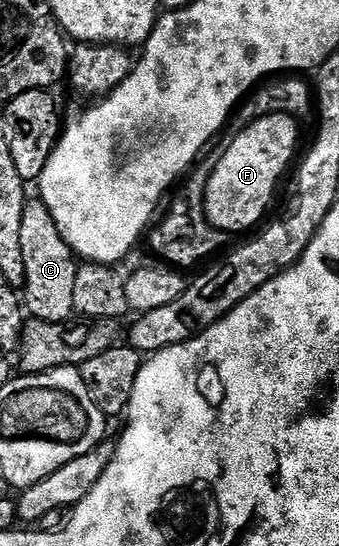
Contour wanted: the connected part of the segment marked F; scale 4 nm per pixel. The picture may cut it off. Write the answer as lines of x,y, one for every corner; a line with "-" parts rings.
274,113
256,116
250,124
238,130
240,133
228,143
219,162
214,162
203,192
207,222
214,229
222,229
227,235
243,233
266,215
283,172
295,157
295,148
299,145
299,125
300,122
287,113

